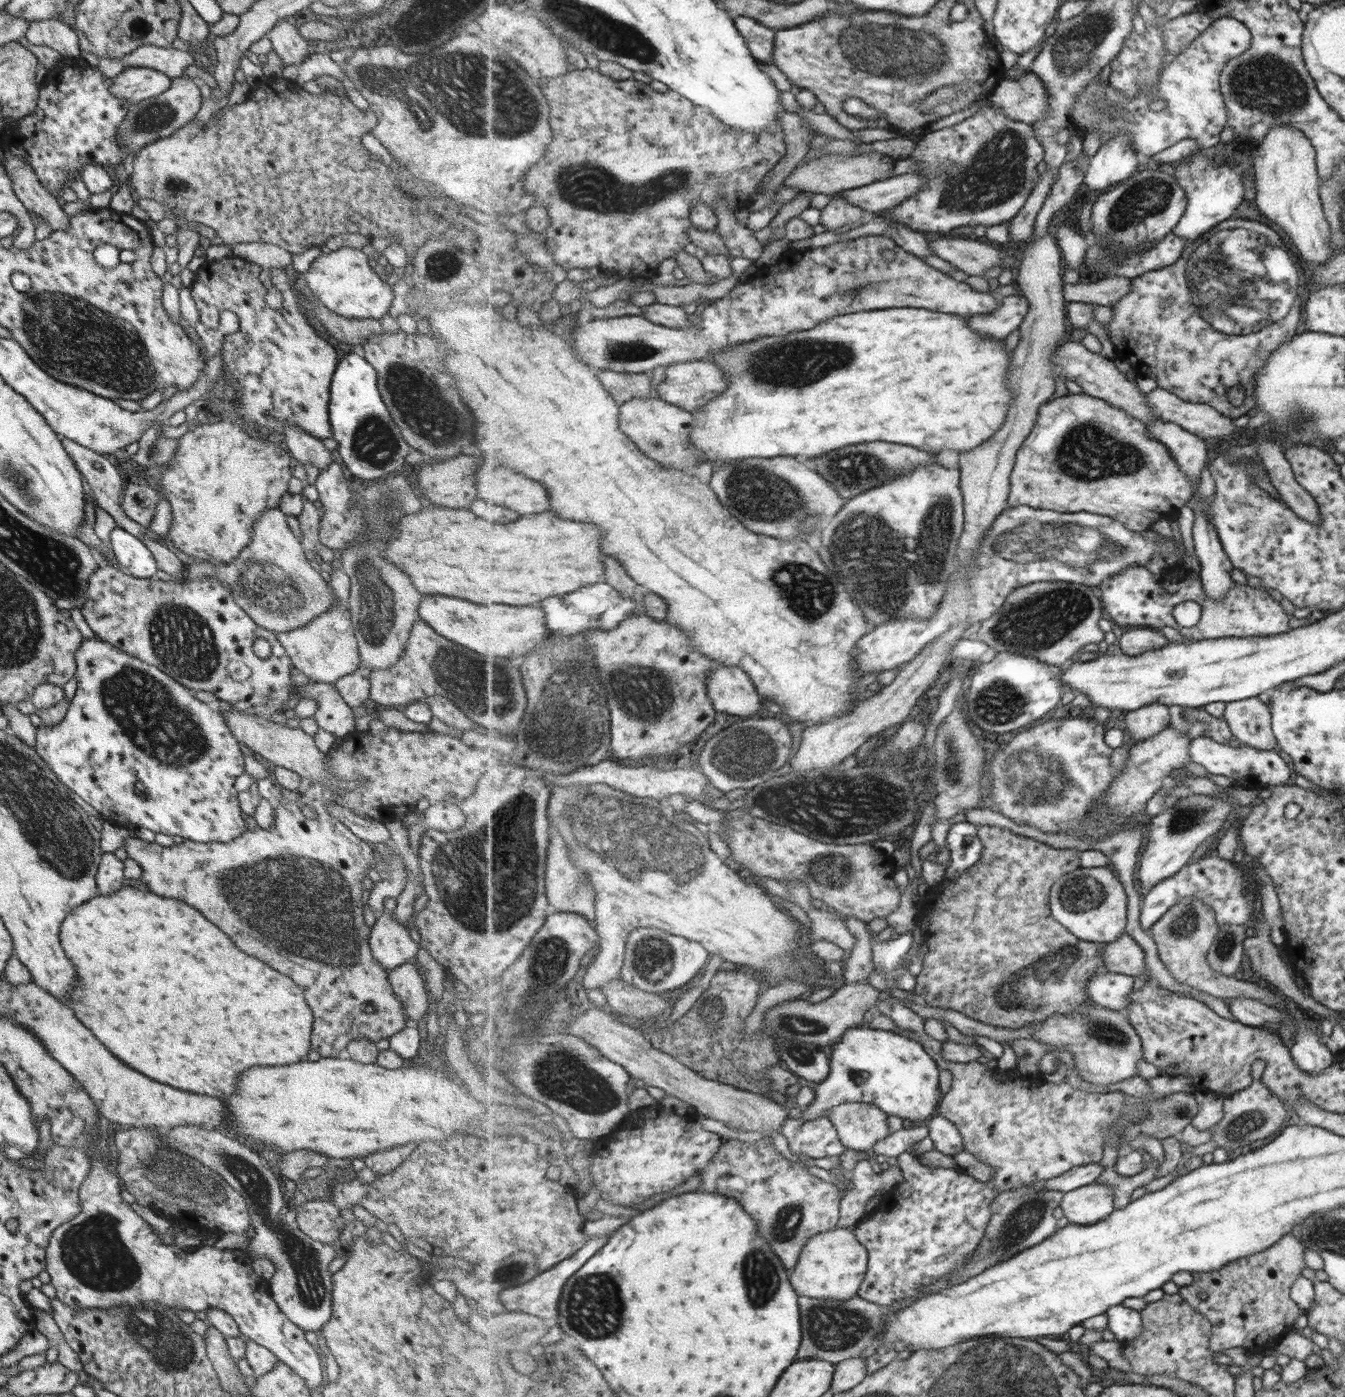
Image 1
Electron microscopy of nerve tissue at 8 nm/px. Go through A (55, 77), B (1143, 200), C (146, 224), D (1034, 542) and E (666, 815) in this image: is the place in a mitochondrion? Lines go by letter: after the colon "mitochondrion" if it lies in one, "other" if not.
A: other
B: mitochondrion
C: other
D: mitochondrion
E: mitochondrion

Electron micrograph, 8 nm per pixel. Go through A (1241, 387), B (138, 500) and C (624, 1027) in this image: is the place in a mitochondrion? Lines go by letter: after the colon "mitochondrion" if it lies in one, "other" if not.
A: other
B: other
C: other

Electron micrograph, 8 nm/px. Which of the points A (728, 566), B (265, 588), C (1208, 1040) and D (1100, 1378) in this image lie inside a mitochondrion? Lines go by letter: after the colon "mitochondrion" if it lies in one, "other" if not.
A: other
B: mitochondrion
C: other
D: other

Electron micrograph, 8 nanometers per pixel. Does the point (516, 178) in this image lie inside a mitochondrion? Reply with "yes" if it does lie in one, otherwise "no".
no

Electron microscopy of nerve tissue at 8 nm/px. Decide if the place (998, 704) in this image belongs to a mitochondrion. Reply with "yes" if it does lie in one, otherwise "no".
yes

